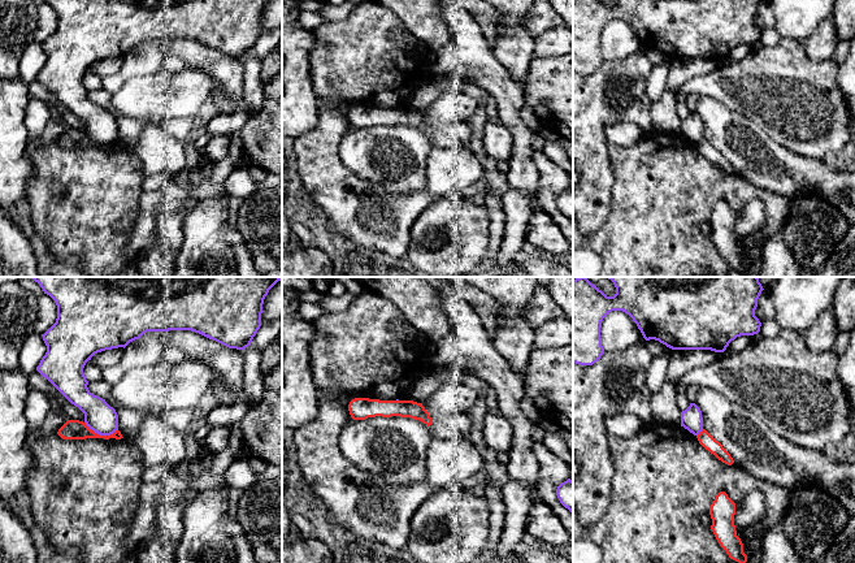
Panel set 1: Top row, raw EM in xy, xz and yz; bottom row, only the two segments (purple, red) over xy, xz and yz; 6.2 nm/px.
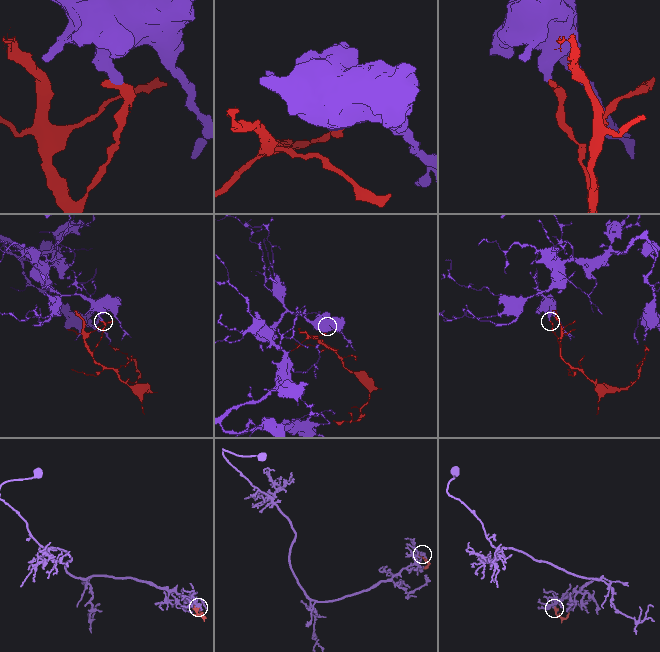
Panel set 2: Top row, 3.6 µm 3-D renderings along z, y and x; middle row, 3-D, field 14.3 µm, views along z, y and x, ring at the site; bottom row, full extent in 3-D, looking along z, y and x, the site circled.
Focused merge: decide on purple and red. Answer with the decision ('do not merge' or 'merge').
do not merge

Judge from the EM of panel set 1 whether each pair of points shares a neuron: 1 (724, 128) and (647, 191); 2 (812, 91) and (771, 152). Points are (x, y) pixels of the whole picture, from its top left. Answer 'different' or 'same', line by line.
1: different
2: different

